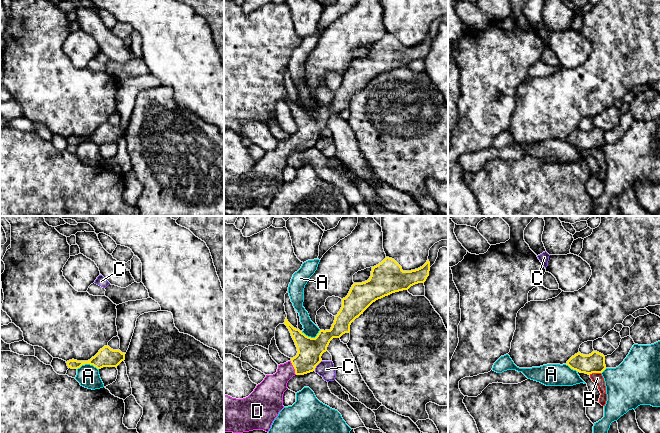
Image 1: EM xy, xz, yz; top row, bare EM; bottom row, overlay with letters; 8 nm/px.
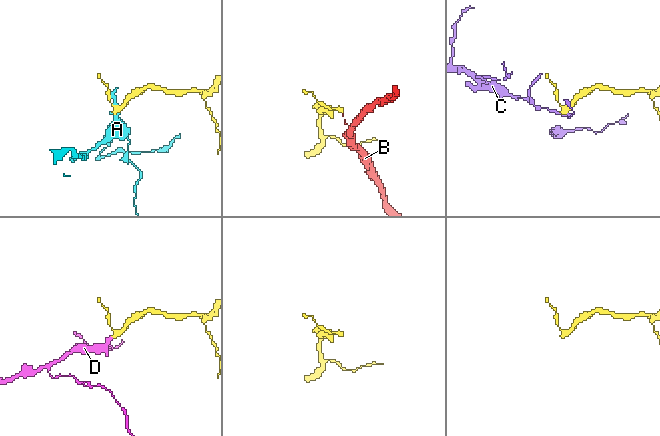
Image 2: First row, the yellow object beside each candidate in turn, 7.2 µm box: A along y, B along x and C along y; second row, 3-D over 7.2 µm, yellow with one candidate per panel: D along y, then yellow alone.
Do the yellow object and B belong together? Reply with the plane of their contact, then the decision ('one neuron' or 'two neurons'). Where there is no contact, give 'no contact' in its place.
meets yellow in yz; two neurons

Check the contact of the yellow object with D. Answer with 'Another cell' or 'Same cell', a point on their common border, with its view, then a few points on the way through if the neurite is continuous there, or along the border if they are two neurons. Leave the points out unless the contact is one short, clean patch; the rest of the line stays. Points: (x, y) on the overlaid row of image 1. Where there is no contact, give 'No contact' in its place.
Same cell. Touches yellow at xz (294, 368). Path across: xz (310, 350), (294, 368), (271, 389)

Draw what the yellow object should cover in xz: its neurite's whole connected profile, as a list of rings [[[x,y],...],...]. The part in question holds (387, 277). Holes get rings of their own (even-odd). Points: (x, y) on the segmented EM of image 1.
[[[386,257],[372,267],[371,276],[367,281],[352,285],[348,295],[342,299],[342,307],[335,316],[331,329],[320,330],[315,338],[308,337],[294,328],[286,317],[284,324],[295,342],[297,355],[290,361],[278,365],[275,374],[266,375],[248,397],[236,399],[224,394],[224,431],[268,432],[284,408],[283,394],[288,389],[288,381],[295,375],[315,371],[330,341],[349,333],[351,323],[373,302],[392,293],[408,290],[415,284],[424,283],[429,271],[429,260],[418,269],[403,271],[394,259]]]

